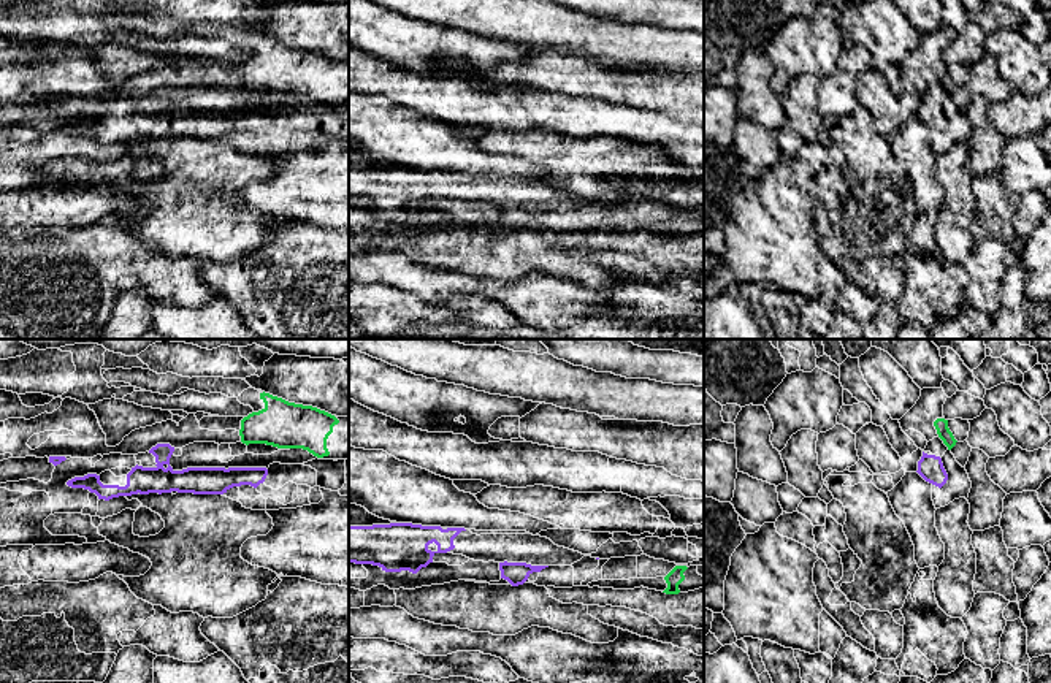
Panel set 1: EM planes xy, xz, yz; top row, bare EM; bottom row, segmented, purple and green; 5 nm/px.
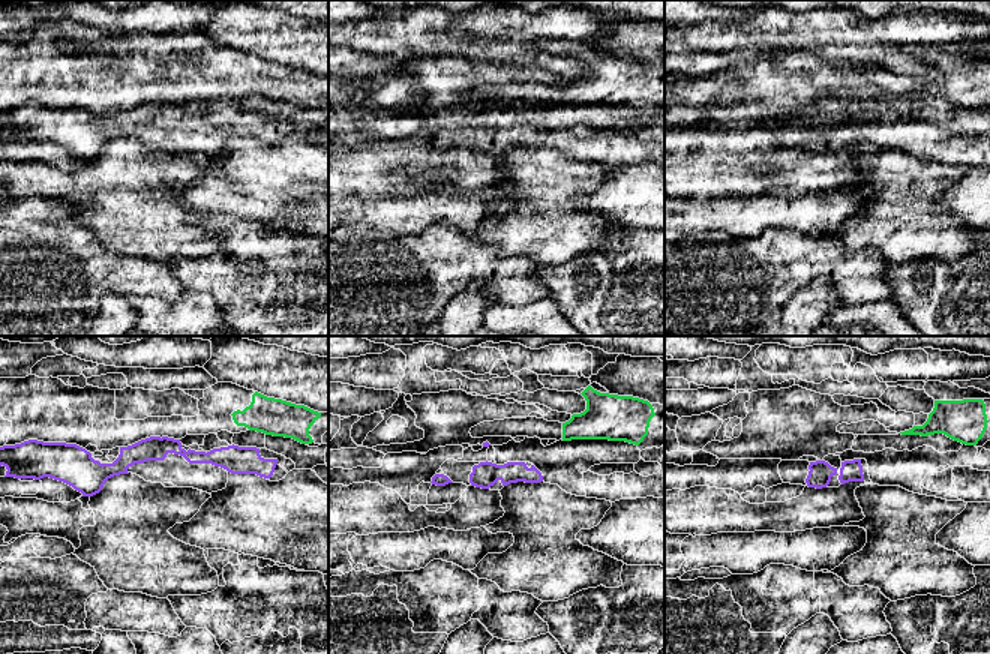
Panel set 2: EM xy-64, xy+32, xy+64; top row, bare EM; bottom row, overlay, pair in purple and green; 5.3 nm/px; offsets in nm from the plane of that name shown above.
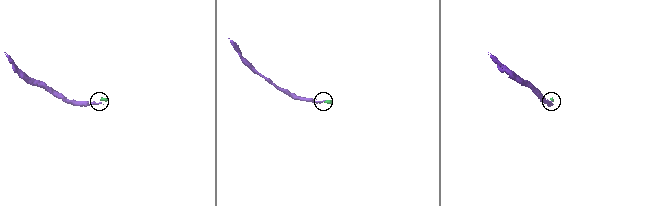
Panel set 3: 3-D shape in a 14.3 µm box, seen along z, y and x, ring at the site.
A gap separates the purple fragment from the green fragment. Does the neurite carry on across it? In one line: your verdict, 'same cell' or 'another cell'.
another cell

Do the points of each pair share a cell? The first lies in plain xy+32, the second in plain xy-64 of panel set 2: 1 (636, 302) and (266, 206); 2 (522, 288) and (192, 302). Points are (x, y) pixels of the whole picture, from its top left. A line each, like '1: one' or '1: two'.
1: two
2: two

